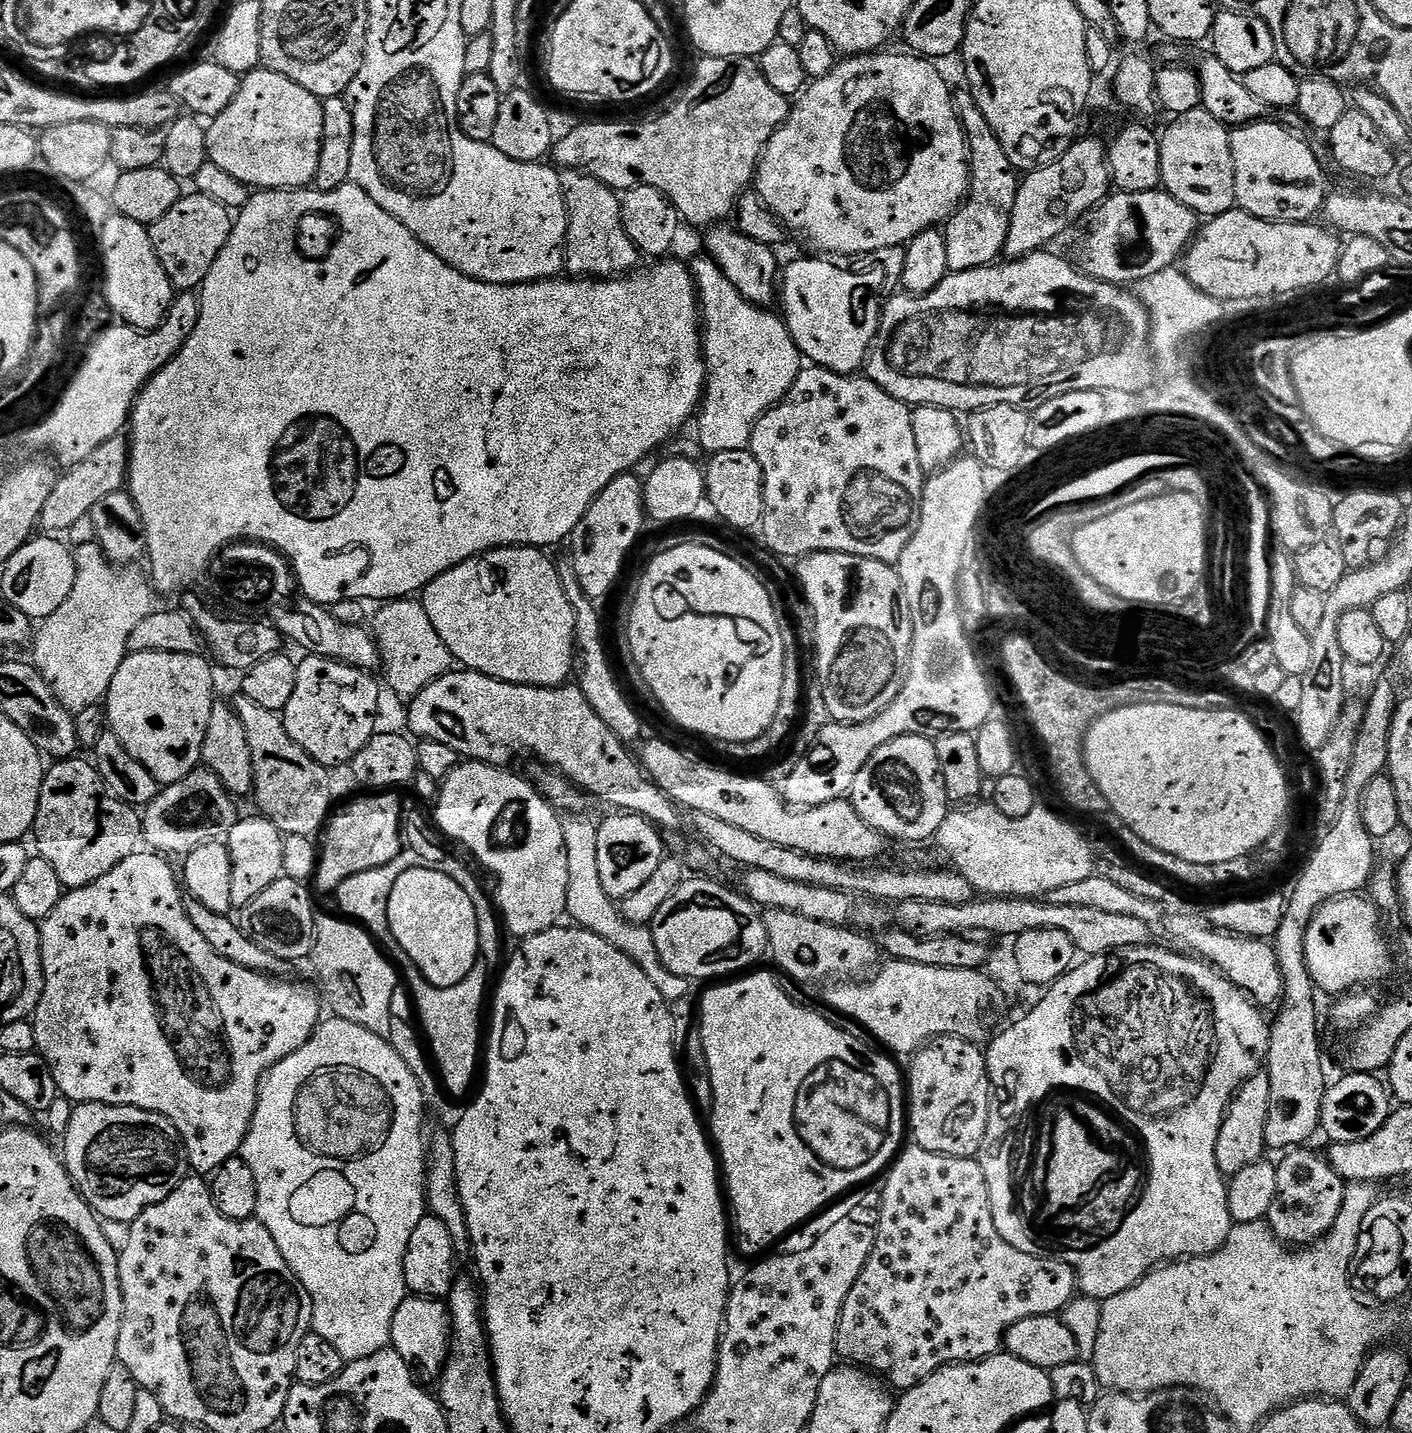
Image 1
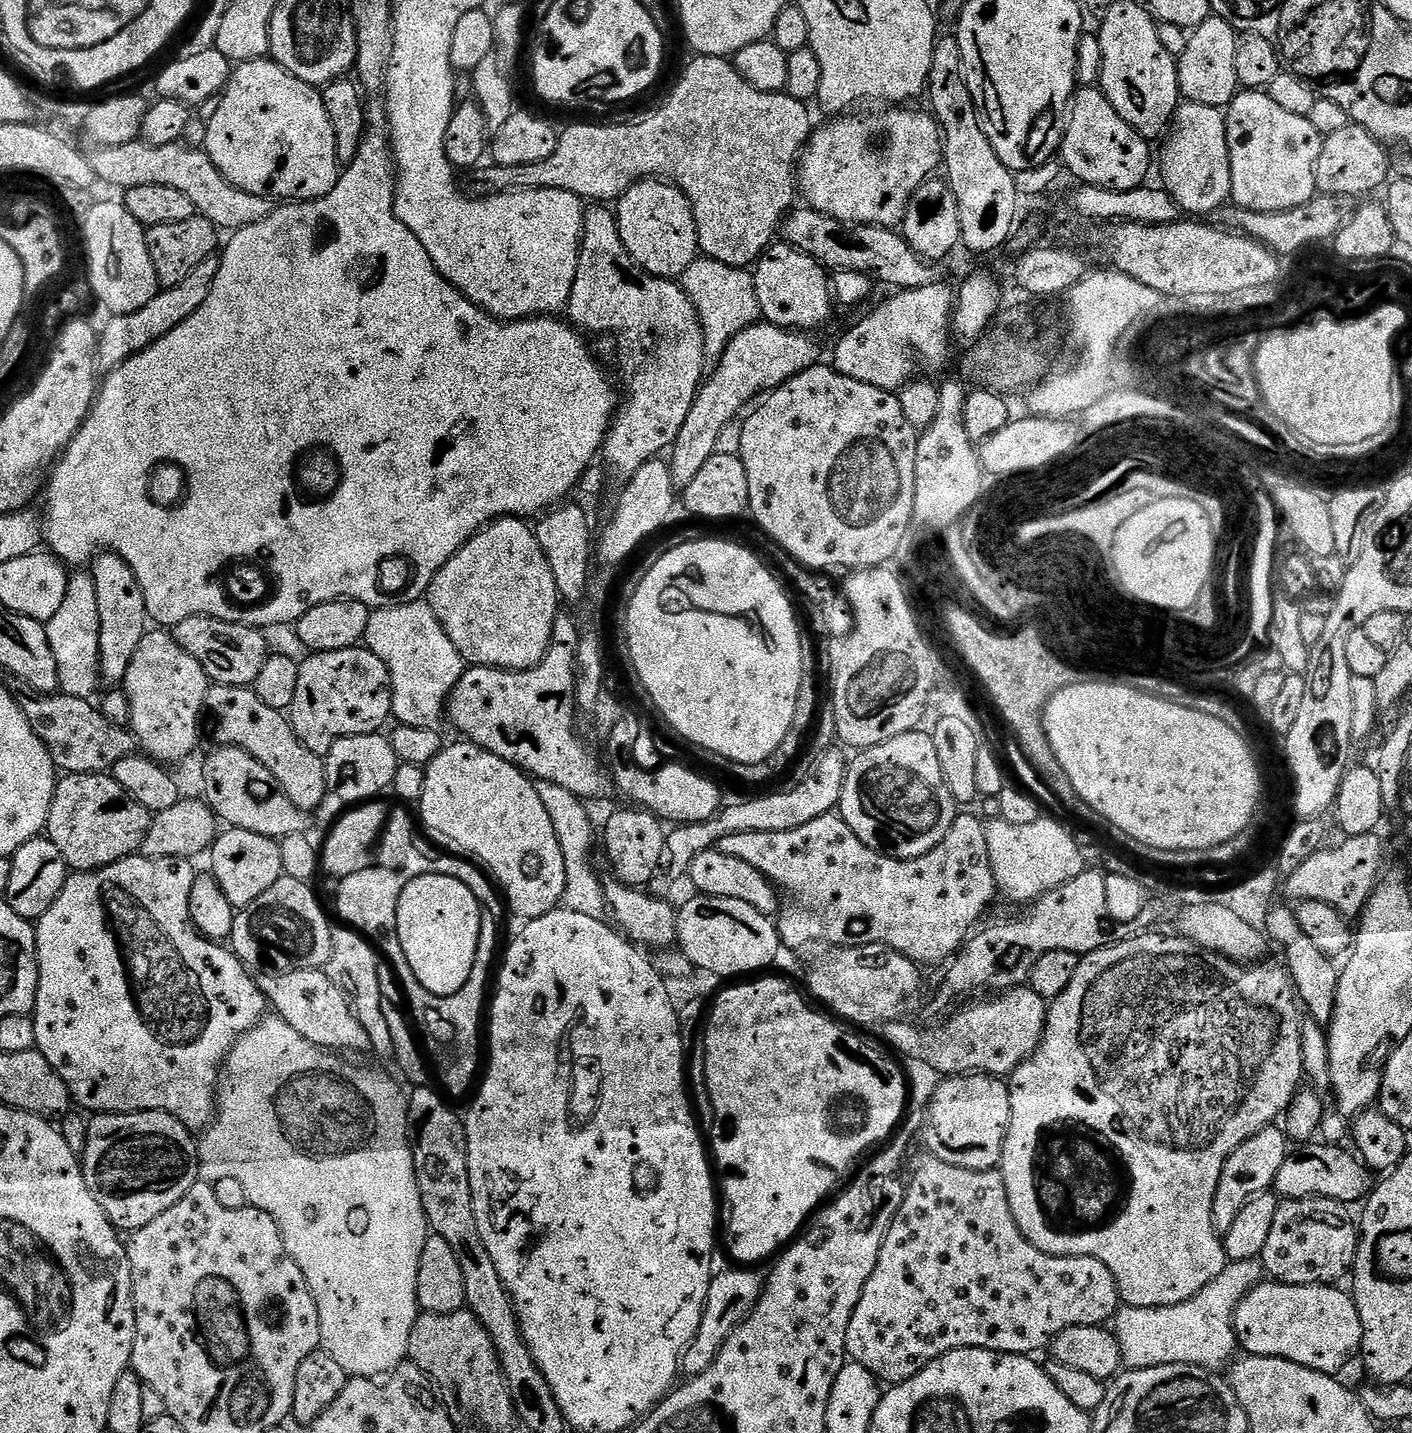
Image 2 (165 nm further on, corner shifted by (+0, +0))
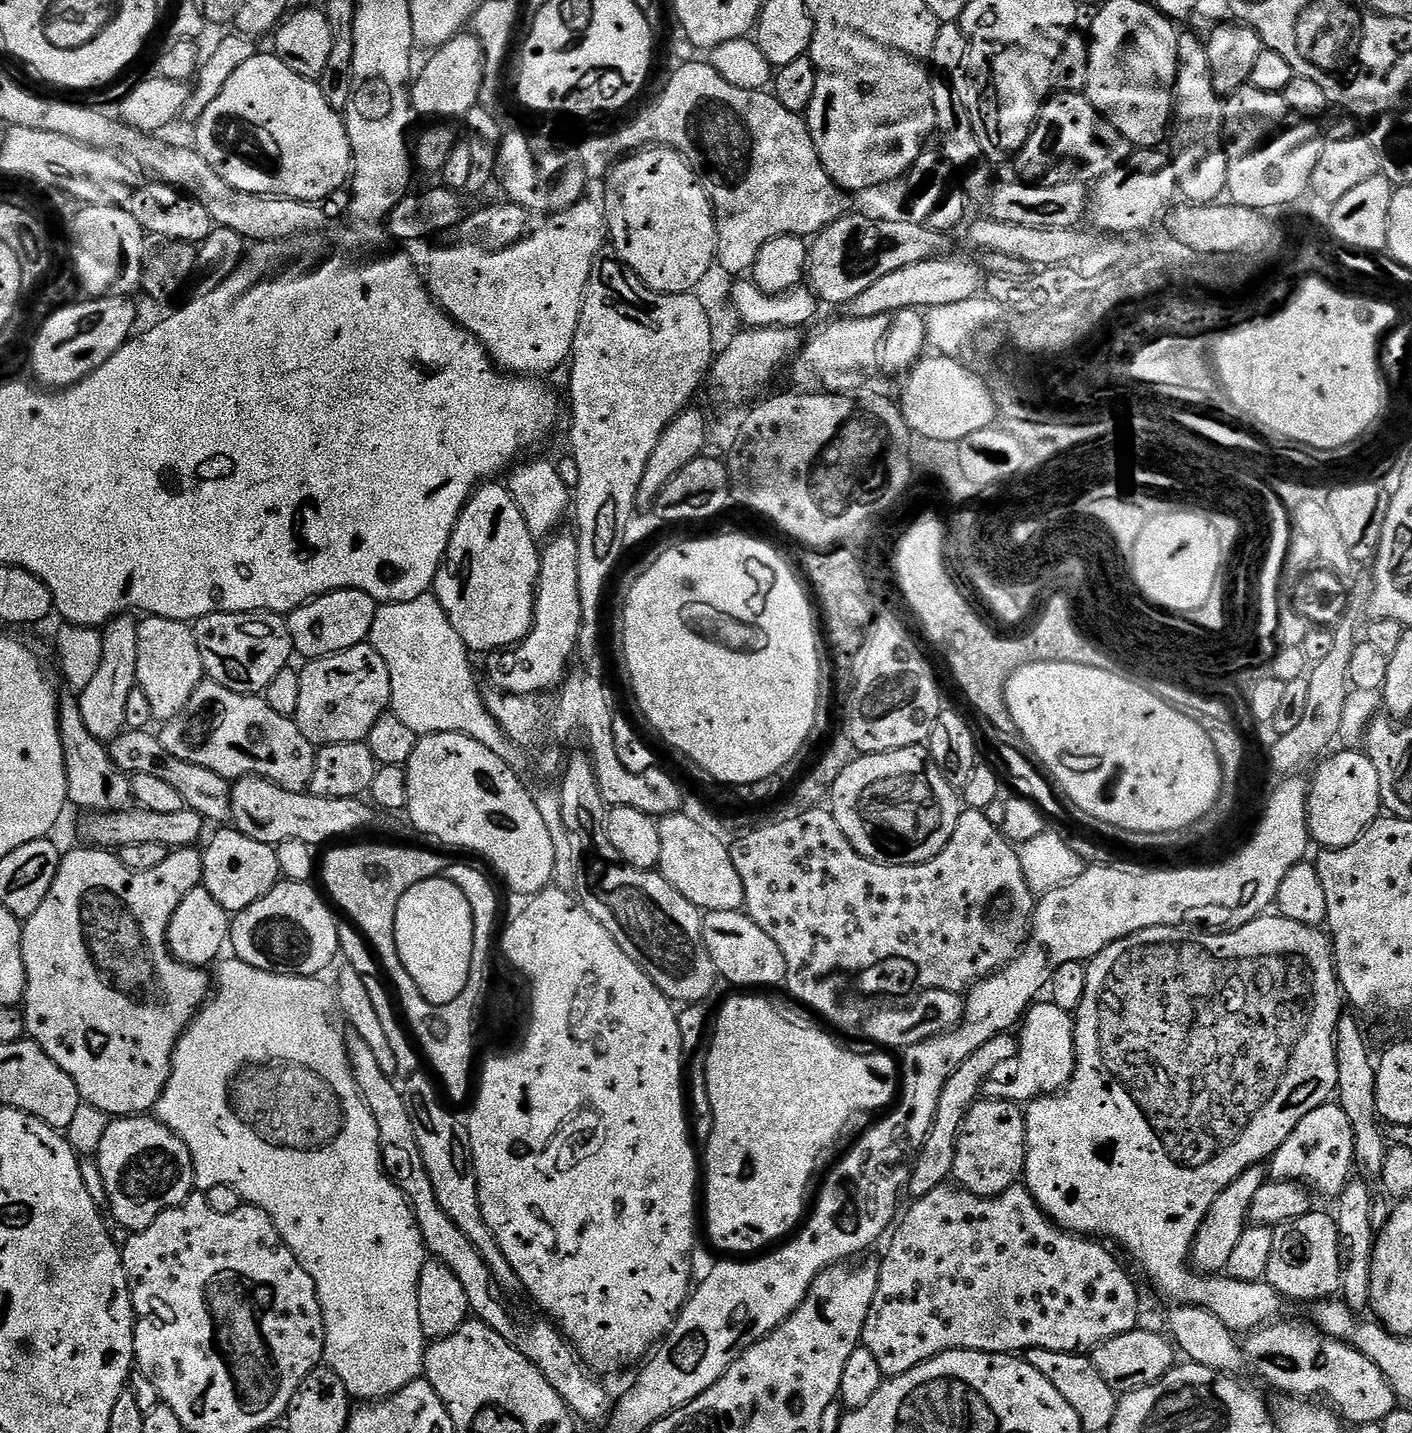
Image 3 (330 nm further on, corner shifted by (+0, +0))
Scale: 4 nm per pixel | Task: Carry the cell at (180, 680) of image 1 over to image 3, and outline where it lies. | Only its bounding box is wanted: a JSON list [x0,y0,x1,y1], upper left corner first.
[136,615,205,722]

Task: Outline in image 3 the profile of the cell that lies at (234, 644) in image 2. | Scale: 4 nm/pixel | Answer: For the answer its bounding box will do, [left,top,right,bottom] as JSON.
[194,612,294,696]

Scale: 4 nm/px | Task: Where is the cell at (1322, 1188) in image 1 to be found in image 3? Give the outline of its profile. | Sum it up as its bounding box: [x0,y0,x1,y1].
[1266,1210,1341,1302]

